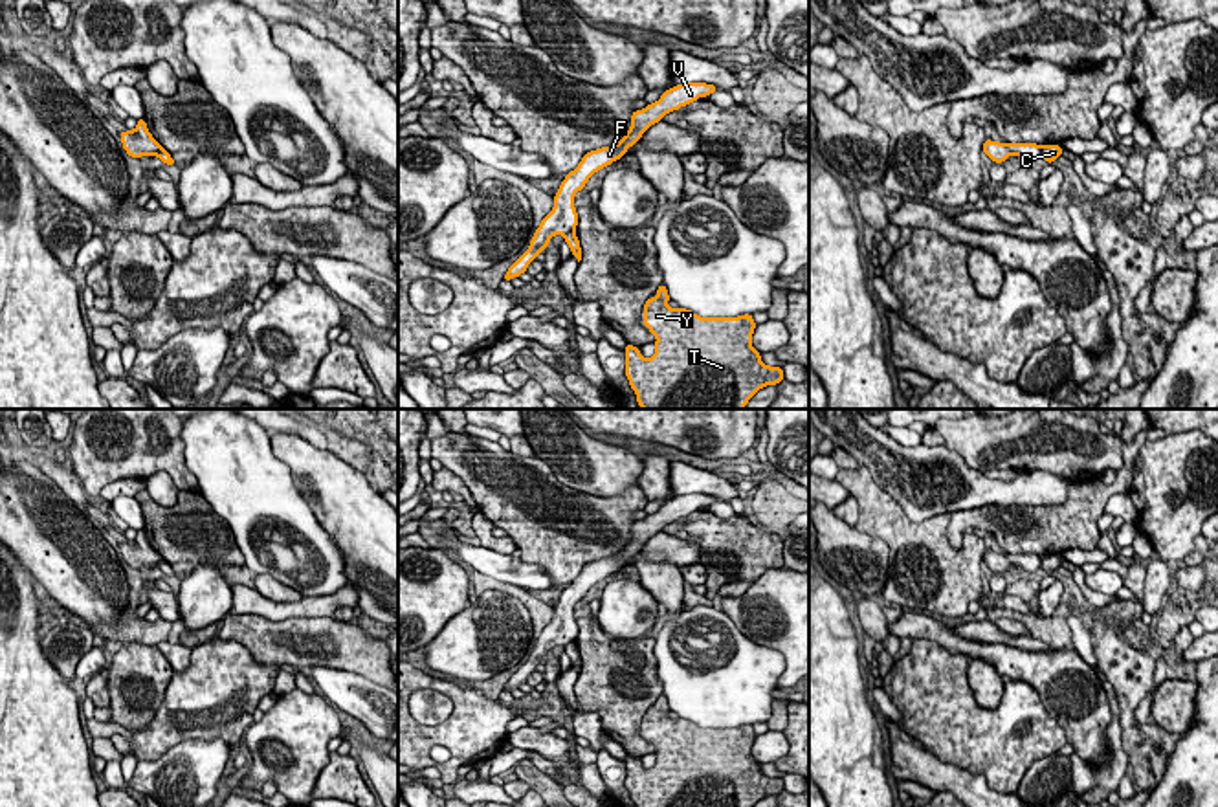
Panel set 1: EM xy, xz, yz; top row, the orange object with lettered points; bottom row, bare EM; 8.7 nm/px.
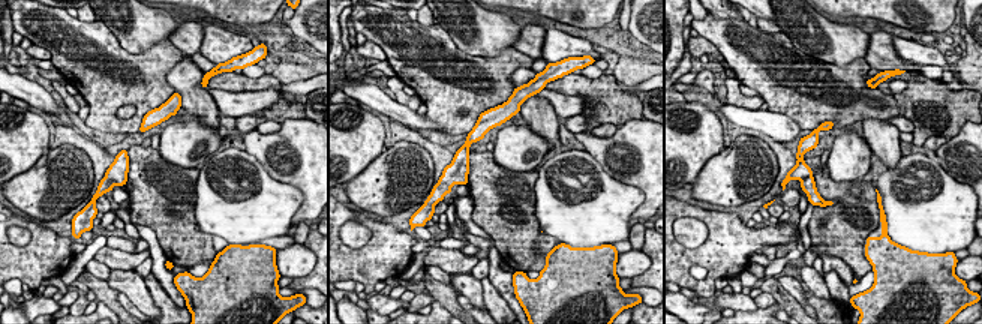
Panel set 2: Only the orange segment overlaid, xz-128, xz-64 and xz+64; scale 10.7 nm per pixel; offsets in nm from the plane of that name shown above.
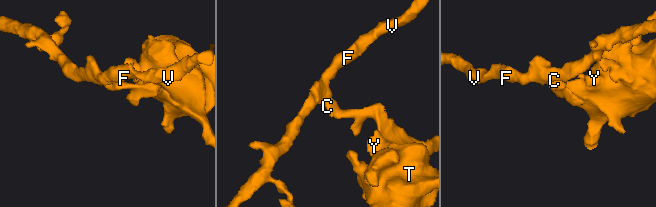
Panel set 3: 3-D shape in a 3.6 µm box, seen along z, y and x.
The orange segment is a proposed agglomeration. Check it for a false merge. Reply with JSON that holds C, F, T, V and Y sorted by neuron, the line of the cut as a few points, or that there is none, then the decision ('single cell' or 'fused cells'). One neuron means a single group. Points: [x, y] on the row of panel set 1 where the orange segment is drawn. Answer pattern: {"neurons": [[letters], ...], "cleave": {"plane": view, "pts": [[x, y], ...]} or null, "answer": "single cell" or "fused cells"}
{"neurons": [["C", "T", "Y"], ["F", "V"]], "cleave": {"plane": "yz", "pts": [[1044, 147], [1039, 156]]}, "answer": "fused cells"}

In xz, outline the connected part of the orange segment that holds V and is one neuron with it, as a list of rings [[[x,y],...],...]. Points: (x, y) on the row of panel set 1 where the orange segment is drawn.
[[[706,83],[677,84],[662,92],[659,101],[649,103],[642,110],[635,110],[631,116],[631,127],[618,143],[587,152],[578,167],[561,182],[554,194],[552,211],[541,220],[528,249],[508,268],[503,281],[512,281],[525,273],[528,264],[548,246],[552,237],[565,237],[576,229],[578,213],[574,207],[574,196],[585,187],[594,172],[620,160],[627,149],[633,147],[651,125],[662,121],[666,114],[679,110],[699,97],[708,97],[715,90],[717,86]]]

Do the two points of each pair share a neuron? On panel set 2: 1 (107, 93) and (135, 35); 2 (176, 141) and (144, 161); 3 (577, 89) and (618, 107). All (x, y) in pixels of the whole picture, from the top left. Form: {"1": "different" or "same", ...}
{"1": "different", "2": "different", "3": "same"}

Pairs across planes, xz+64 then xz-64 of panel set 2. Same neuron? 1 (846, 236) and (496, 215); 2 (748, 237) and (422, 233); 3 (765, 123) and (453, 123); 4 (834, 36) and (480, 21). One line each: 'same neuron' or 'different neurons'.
1: same neuron
2: different neurons
3: different neurons
4: same neuron

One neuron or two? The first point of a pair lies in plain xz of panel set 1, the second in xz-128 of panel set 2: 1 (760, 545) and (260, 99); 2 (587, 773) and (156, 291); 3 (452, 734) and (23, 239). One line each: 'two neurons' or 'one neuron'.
1: two neurons
2: one neuron
3: two neurons

